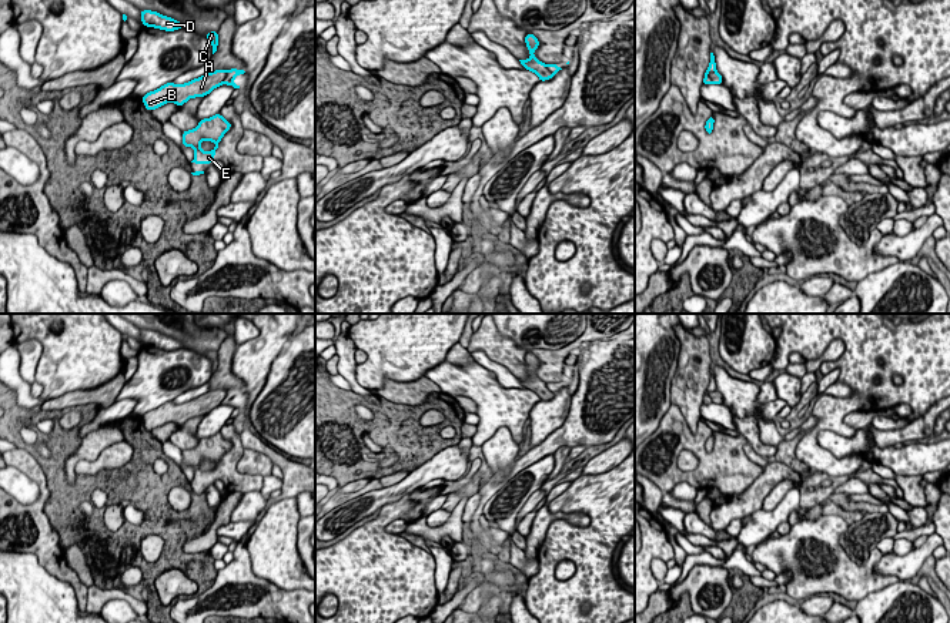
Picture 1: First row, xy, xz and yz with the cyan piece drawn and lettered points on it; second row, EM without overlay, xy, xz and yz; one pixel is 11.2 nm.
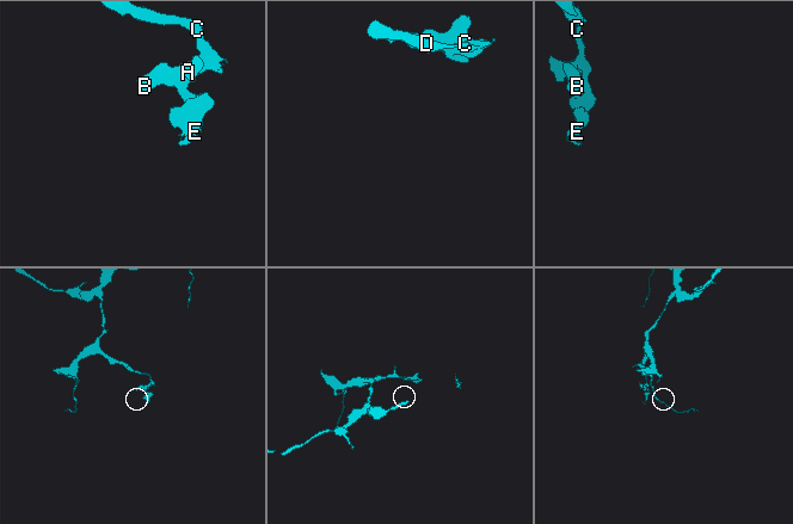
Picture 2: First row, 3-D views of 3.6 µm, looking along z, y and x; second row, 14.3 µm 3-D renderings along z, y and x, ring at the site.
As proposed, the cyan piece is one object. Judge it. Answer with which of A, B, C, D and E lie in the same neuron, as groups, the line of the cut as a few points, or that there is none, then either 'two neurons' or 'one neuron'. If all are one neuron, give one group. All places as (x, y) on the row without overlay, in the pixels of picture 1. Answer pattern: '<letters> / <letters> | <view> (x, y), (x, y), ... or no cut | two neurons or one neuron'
A B E / C D | yz (715, 389), (709, 394), (711, 401) | two neurons

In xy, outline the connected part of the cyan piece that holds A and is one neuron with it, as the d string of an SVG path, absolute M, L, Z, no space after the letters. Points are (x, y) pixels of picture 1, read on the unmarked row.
M215 389L180 405L170 401L160 408L144 413L141 418L148 431L167 422L174 422L181 426L190 418L205 416L210 413L214 408L223 403L225 396L227 391Z

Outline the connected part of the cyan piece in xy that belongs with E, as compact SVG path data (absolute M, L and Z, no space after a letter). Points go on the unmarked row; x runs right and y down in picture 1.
M220 432L200 439L194 449L183 450L183 466L194 468L194 483L213 483L218 462L227 450L230 450L231 442L227 441Z

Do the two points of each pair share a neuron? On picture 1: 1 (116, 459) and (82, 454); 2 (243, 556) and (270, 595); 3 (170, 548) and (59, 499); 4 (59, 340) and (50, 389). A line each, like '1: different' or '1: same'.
1: same
2: same
3: same
4: same

